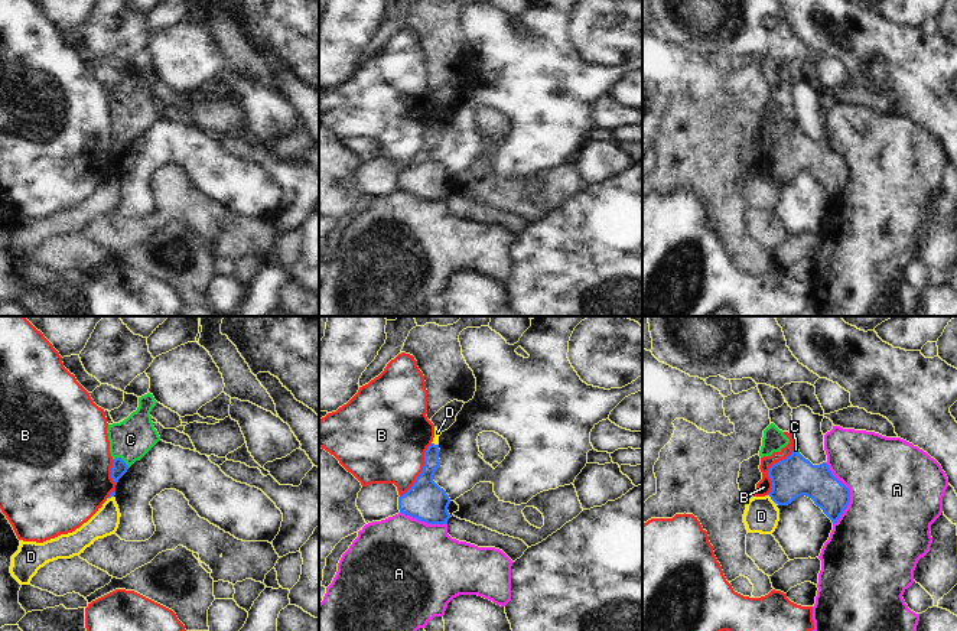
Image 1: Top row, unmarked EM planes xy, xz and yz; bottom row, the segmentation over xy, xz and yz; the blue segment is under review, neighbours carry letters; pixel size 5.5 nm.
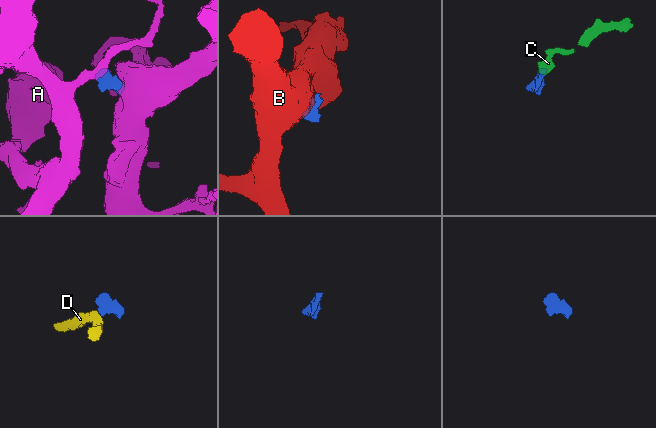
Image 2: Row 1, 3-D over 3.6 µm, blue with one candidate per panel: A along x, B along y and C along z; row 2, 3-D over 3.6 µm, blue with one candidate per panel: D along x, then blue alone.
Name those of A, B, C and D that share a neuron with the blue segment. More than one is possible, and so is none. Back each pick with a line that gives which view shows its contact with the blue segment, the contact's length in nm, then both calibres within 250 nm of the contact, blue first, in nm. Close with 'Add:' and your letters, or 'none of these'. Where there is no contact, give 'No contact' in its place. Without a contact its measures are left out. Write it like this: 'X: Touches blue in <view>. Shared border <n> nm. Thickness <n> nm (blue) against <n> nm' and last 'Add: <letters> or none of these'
C: Touches blue in xy. Shared border 110 nm. Thickness 80 nm (blue) against 220 nm
Add: C.

